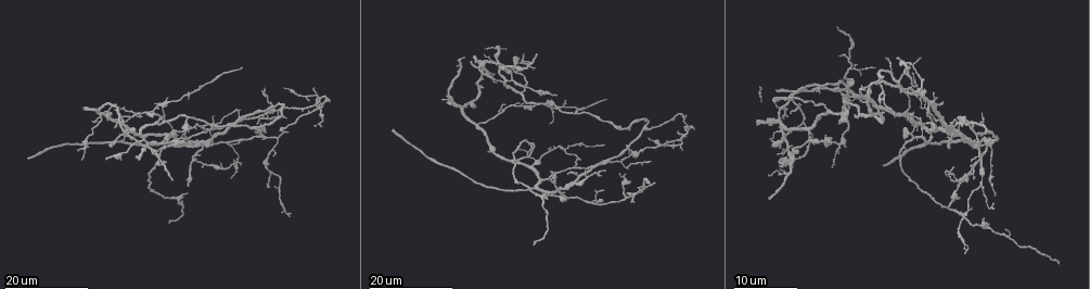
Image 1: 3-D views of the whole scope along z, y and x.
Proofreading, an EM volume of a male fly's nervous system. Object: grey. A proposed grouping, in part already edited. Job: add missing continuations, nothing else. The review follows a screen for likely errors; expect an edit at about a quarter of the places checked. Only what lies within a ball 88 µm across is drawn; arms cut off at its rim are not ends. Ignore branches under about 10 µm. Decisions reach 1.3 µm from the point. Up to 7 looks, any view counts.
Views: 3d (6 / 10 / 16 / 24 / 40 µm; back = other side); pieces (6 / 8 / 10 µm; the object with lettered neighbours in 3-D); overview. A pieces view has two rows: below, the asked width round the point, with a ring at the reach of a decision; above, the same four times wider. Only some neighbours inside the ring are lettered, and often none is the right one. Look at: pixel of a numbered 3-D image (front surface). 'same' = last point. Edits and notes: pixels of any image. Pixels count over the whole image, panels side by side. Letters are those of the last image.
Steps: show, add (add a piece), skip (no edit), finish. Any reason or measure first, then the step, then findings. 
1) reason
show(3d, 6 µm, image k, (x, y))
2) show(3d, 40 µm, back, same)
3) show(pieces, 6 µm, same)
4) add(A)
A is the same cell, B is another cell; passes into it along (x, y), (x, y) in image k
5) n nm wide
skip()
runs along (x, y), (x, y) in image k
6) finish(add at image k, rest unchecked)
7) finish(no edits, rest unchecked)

free end
show(3d, 16 µm, image 1, (186, 186))

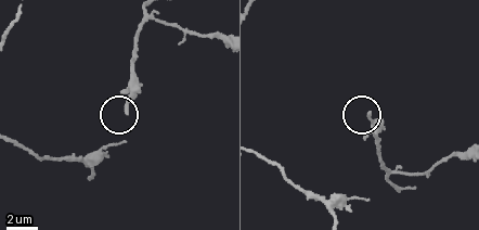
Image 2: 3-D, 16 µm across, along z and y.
show(3d, 6 µm, image 2, (127, 111))

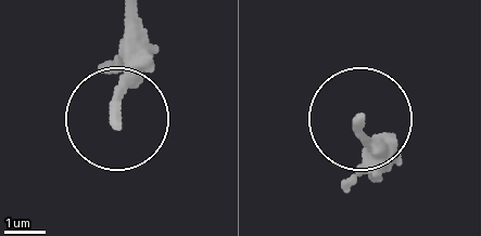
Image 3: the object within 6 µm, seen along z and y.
show(pieces, 6 µm, image 3, (115, 118))

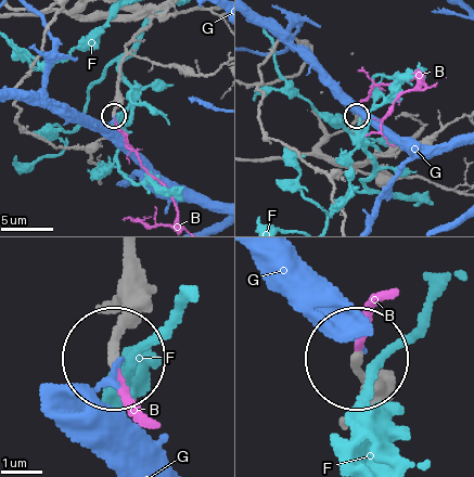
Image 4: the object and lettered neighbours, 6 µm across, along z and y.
200 nm wide
add(B)
B is the same cell, F and G are other cells; passes into it along (131, 255), (131, 314), (111, 376), (131, 408) in image 4; it goes on there

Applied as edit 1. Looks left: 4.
thin end
show(3d, 24 µm, image 1, (202, 143))

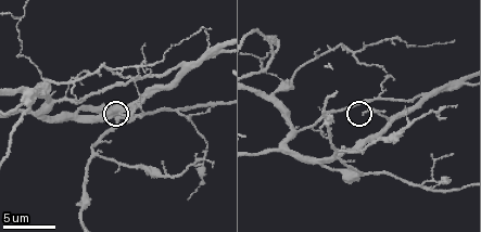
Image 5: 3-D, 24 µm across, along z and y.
show(pieces, 10 µm, image 5, (119, 115))

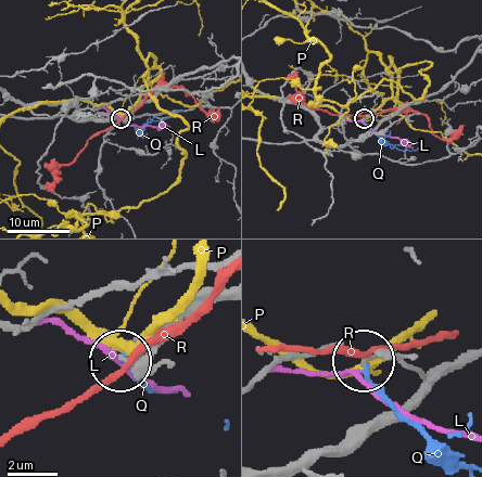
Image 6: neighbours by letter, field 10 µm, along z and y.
skip()
L, P, Q and R are other cells; no lettered piece goes on from it

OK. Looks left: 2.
tapers out
show(3d, 24 µm, image 1, (286, 131))

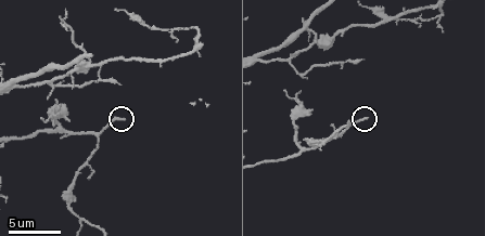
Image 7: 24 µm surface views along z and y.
show(pieces, 6 µm, image 7, (368, 117))

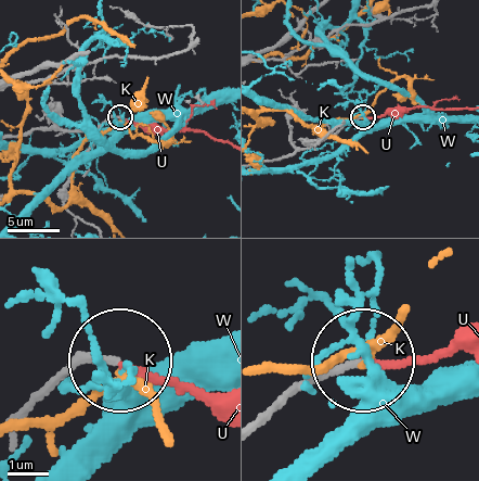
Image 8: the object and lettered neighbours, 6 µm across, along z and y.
180 nm wide
add(U)
U is the same cell, K and W are other cells; the cell continues

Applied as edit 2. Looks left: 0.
finish(add at image 4, add at image 8, rest unchecked)

